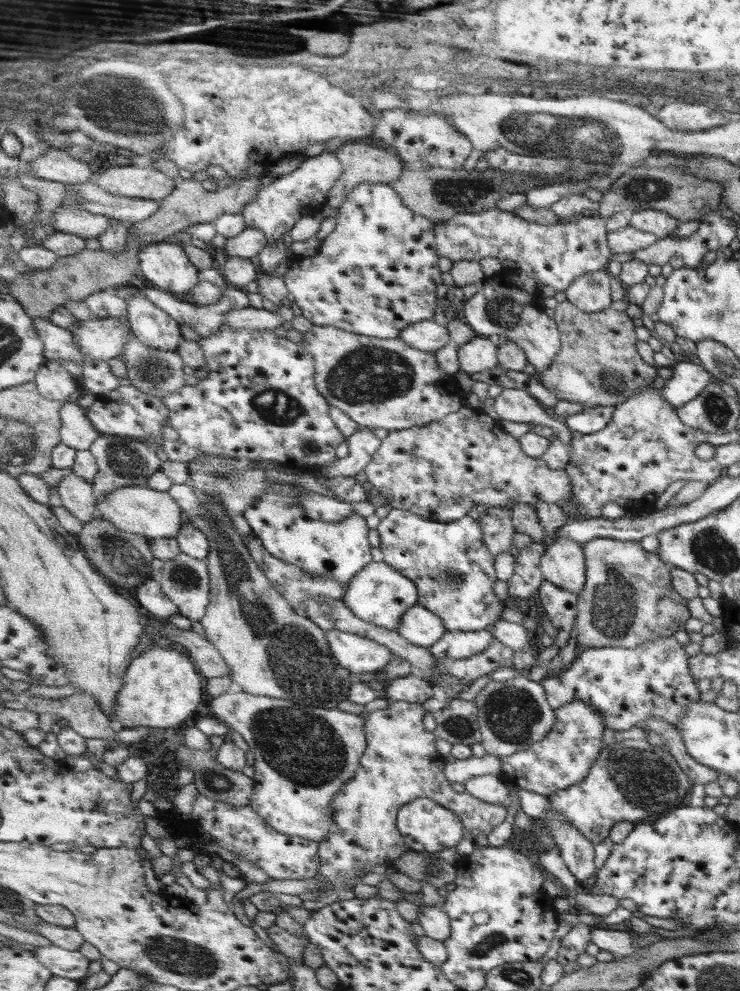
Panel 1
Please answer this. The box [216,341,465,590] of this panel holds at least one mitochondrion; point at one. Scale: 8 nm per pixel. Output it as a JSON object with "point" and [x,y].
{"point":[367,374]}

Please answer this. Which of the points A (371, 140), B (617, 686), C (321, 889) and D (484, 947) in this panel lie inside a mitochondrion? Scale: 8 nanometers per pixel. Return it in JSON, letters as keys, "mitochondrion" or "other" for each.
{"A":"other","B":"other","C":"other","D":"mitochondrion"}

